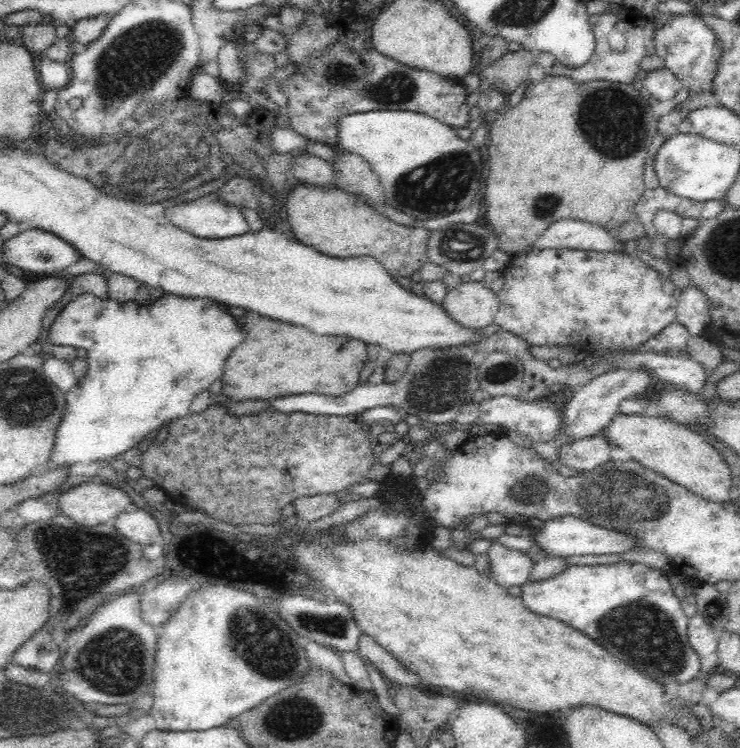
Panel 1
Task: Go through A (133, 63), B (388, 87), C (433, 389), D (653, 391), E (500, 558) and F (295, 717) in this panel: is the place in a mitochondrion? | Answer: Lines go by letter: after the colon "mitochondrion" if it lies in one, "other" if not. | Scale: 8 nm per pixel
A: mitochondrion
B: mitochondrion
C: mitochondrion
D: other
E: other
F: mitochondrion

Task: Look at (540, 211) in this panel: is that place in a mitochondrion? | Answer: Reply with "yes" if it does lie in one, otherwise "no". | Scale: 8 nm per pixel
yes

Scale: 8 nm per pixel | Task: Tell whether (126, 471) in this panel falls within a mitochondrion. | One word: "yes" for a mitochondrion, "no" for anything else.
no

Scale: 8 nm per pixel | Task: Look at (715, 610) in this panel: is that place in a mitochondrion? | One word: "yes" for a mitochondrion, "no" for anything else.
yes

